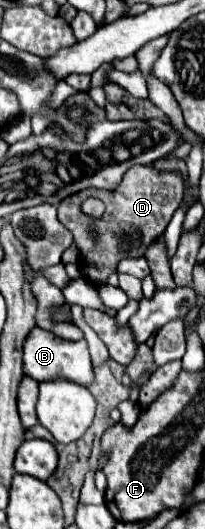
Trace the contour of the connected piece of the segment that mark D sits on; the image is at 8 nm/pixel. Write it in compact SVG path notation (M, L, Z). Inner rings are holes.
M134 165L134 167L130 167L130 169L128 169L128 171L126 171L126 175L124 175L124 179L122 179L122 183L120 183L120 187L118 187L118 189L116 189L116 191L98 191L98 189L84 189L84 191L78 191L78 193L74 193L74 195L70 195L70 197L66 197L66 199L62 199L62 201L60 201L60 203L58 203L58 219L60 219L60 221L62 221L62 223L64 223L64 225L66 225L66 227L68 227L68 229L70 229L70 231L72 231L72 235L74 235L74 245L76 245L76 247L78 247L78 251L80 251L80 259L78 259L78 267L80 267L80 273L82 273L82 277L84 277L84 279L86 279L86 281L88 281L88 283L92 283L92 285L106 285L106 283L108 283L108 277L110 277L110 275L112 275L112 273L114 273L114 271L116 271L116 265L118 265L118 263L120 263L120 259L126 259L126 257L134 257L134 259L138 259L138 257L144 257L144 253L146 253L146 247L150 247L150 241L154 241L154 239L160 239L160 237L162 237L162 235L164 235L164 229L166 229L166 227L168 227L168 223L170 223L170 219L172 219L172 215L174 215L174 211L176 211L176 209L178 209L178 207L180 207L180 203L182 203L182 197L184 197L184 195L182 195L182 193L184 193L184 181L182 181L182 177L180 177L180 175L176 175L176 173L162 173L162 171L156 171L156 169L154 169L154 167L148 167L148 165ZM88 197L98 197L98 199L100 199L100 201L104 201L104 205L106 205L106 213L104 213L104 217L102 217L102 219L98 219L98 221L92 221L92 219L90 219L90 217L86 217L86 215L82 215L82 213L80 213L80 203L82 203L82 201L84 201L84 199L88 199Z

